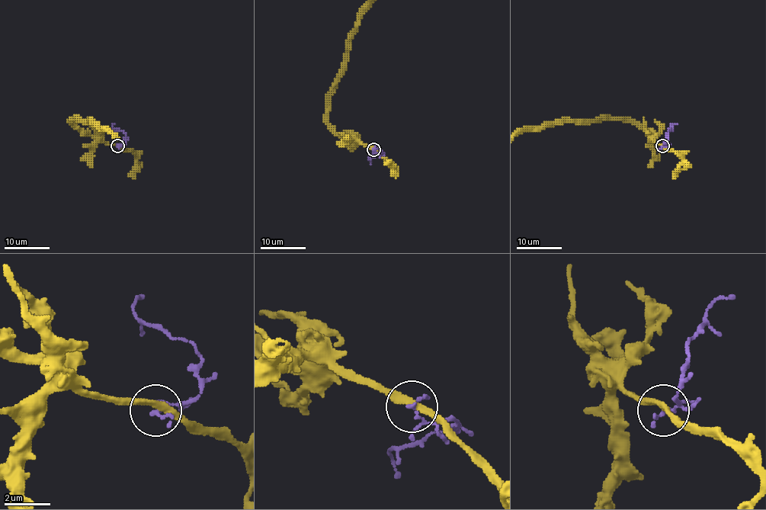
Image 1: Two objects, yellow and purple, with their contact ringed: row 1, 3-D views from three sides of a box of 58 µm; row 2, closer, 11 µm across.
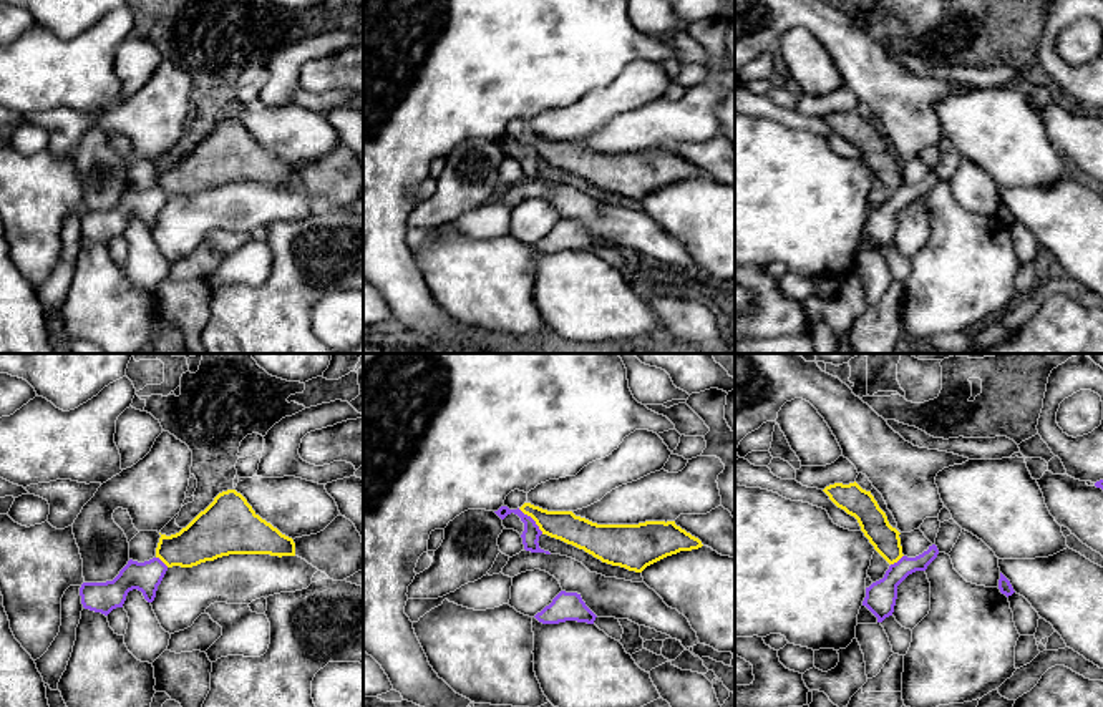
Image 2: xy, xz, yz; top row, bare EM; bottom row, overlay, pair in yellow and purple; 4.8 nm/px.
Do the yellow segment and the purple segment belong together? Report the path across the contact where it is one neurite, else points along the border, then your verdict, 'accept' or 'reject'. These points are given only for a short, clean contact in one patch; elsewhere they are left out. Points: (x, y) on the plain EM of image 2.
border xz (518, 136), (543, 161); reject

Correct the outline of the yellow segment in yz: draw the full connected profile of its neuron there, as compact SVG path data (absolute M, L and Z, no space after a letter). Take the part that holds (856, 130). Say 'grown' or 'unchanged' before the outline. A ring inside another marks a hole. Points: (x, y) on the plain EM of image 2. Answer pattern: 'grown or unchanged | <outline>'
unchanged | M856 110L849 113L834 111L823 119L838 136L858 148L864 164L889 193L904 184L901 161L889 153L871 119L862 118Z

